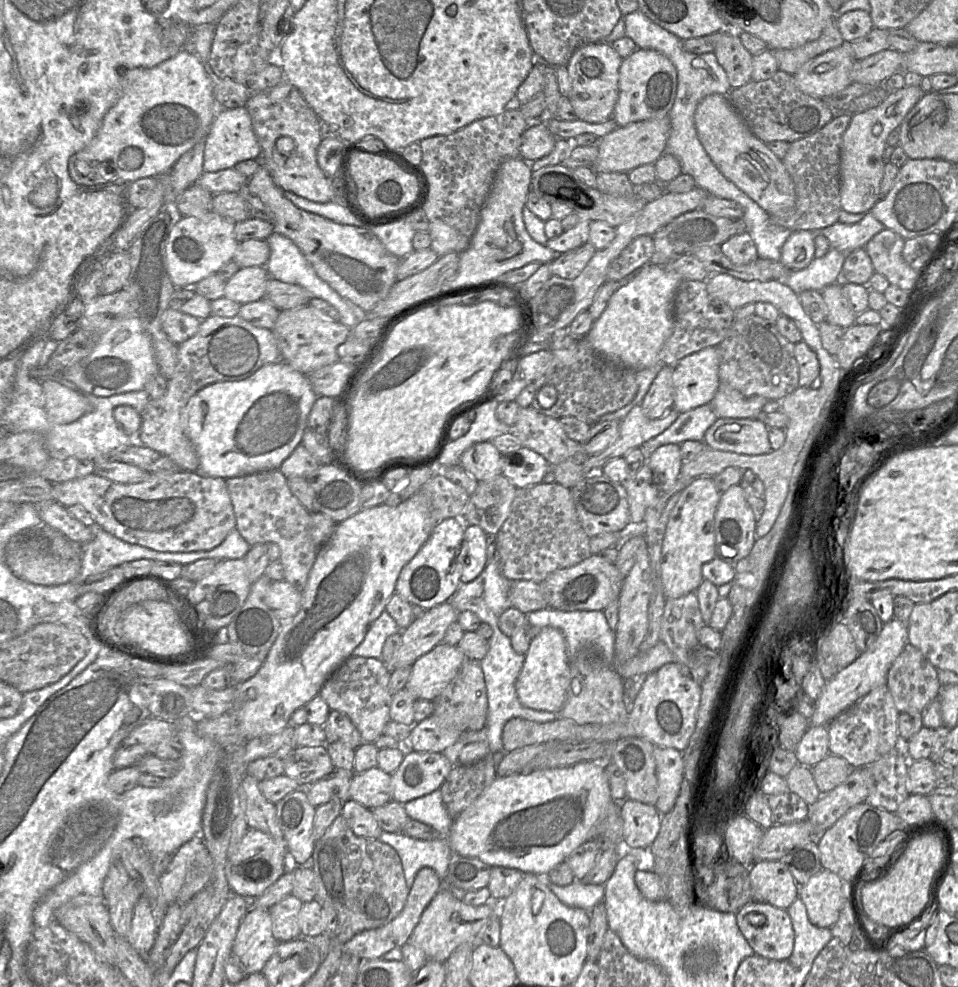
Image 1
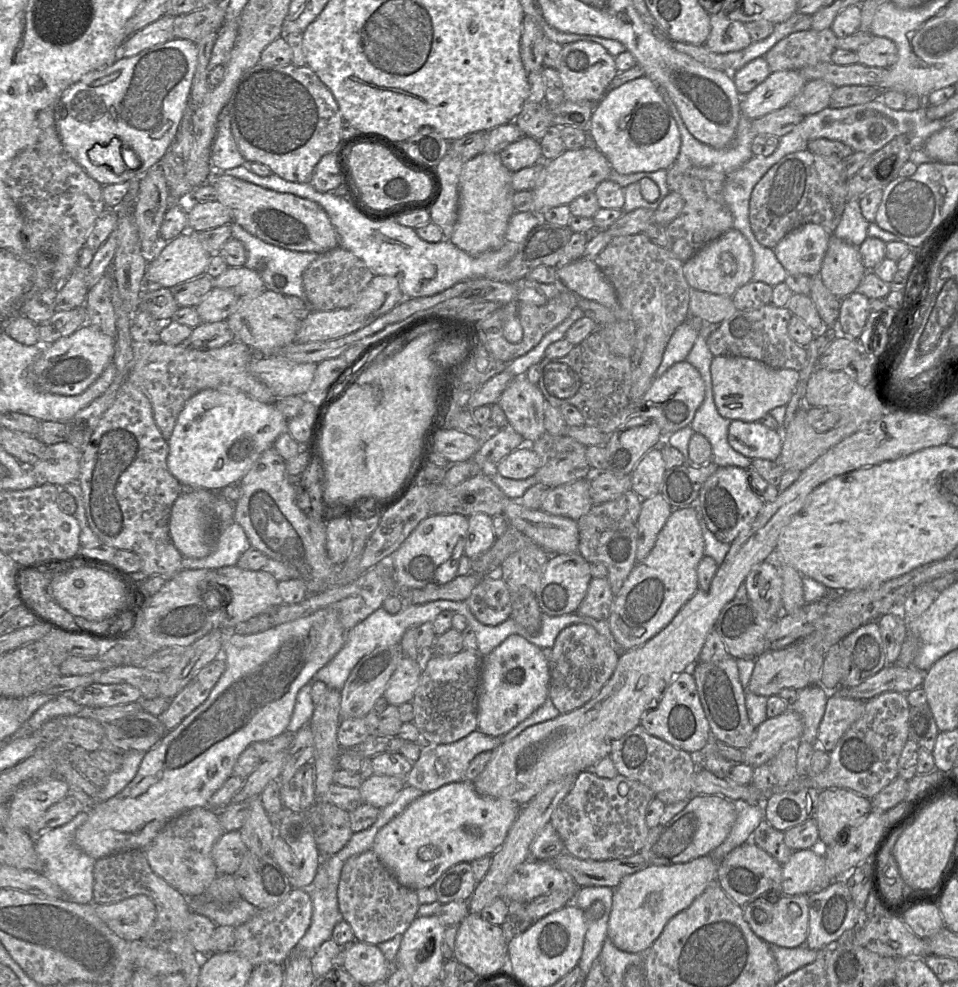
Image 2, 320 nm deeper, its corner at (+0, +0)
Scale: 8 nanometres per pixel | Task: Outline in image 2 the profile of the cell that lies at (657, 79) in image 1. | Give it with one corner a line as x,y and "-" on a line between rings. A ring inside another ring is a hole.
646,75
627,81
603,96
592,113
589,135
595,141
596,147
606,156
611,168
619,174
667,170
676,161
681,145
677,124
657,90
657,84

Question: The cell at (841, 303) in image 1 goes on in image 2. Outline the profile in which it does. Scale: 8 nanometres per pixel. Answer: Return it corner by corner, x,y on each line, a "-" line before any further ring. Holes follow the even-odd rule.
831,235
819,272
825,287
843,299
857,291
866,272
858,248

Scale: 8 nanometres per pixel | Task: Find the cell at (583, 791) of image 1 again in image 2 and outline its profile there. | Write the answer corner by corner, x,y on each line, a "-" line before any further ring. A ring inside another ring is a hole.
473,782
449,783
435,791
424,793
382,827
374,839
372,850
403,886
414,890
430,887
450,867
461,862
471,863
484,856
492,856
504,842
521,807
523,806
509,800
478,794

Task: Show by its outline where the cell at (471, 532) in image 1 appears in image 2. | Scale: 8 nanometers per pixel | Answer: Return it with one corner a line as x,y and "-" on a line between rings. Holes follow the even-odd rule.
480,512
468,517
464,555
470,559
481,555
491,548
495,540
491,516

